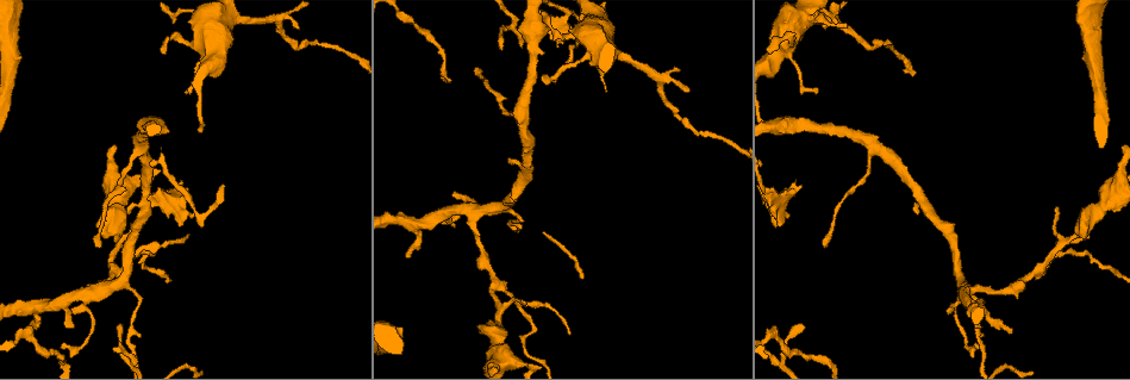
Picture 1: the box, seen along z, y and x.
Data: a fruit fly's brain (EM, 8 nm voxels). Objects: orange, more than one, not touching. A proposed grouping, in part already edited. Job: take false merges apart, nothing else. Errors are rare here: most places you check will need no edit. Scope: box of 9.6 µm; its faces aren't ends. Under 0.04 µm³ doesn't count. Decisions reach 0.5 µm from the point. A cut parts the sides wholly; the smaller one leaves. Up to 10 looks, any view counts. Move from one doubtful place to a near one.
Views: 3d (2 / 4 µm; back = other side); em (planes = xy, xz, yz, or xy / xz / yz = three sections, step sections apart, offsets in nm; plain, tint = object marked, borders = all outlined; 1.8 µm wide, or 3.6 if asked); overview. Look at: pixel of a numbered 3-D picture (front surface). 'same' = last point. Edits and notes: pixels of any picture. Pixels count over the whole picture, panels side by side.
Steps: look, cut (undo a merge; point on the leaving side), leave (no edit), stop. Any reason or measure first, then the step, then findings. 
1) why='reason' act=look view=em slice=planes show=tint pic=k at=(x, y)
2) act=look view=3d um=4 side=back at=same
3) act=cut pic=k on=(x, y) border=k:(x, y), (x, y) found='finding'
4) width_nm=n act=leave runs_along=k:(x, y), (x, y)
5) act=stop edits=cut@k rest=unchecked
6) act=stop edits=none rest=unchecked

why='arms run side by side' act=look view=3d um=4 pic=1 at=(115, 269)

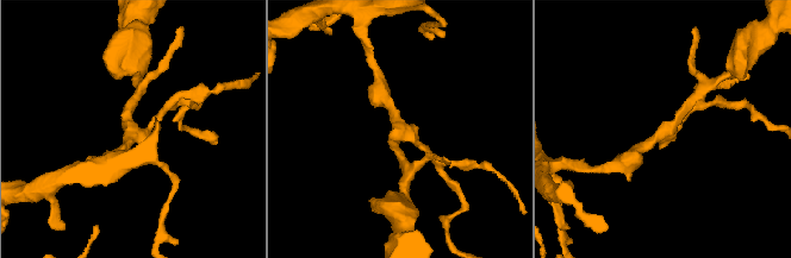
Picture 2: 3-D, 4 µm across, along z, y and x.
arms=3 act=look view=em slice=planes show=tint pic=2 at=(134, 130)

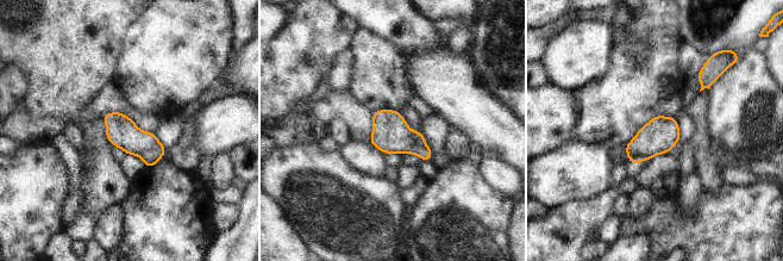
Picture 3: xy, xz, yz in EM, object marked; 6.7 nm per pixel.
act=leave found='one cell here'

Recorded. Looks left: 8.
why='branch point' act=look view=3d um=4 side=back pic=1 at=(475, 216)

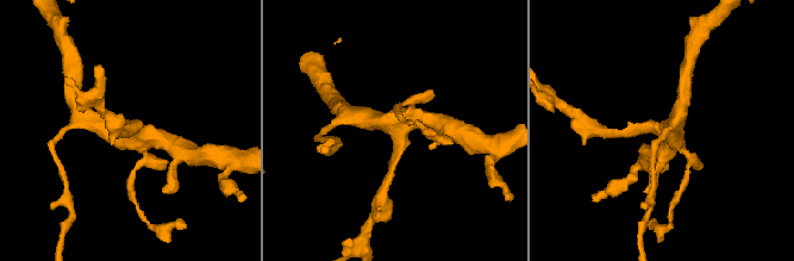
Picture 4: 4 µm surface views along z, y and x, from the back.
act=look view=em slice=planes show=plain pic=4 at=(132, 128)

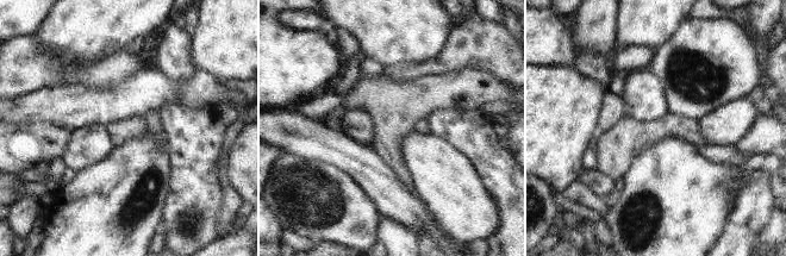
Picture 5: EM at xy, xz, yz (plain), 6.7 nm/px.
act=look view=em slice=planes show=tint at=same

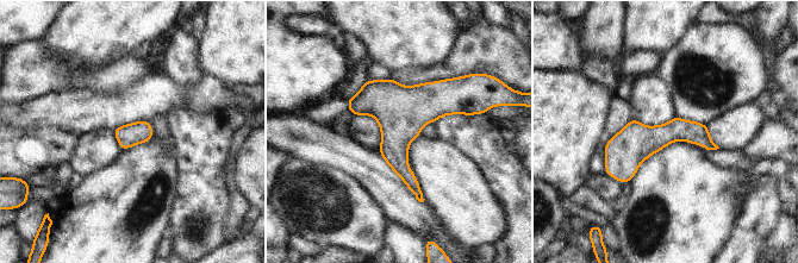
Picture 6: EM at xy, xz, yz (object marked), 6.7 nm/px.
width_nm=160 act=leave runs_along=6:(712, 146), (666, 133), (608, 170) found='continuous, no second cell'

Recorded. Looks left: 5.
why='sharp bend' act=look view=3d um=4 pic=1 at=(1101, 267)

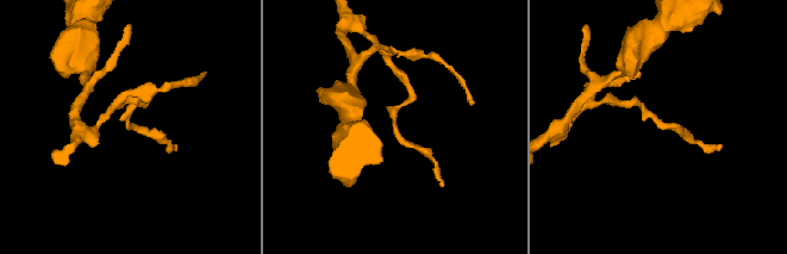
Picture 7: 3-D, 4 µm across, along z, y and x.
act=look view=em um=3.6 slice=yz step=4 show=tint pic=7 at=(129, 122)

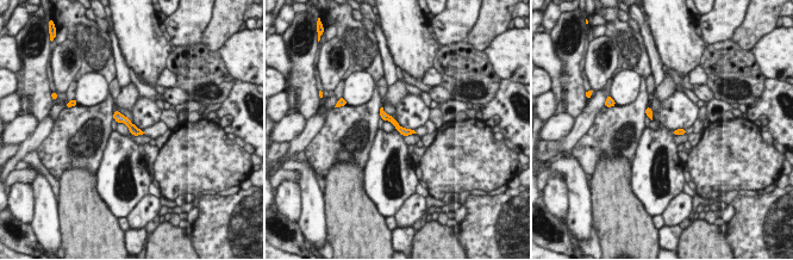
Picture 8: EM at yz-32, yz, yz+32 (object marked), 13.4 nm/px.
act=look view=em um=3.6 slice=planes show=tint at=same

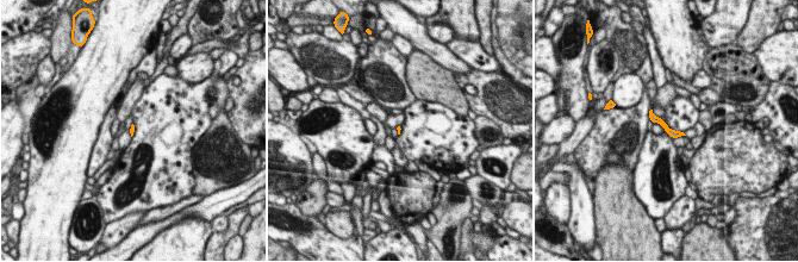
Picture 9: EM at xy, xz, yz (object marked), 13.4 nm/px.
width_nm=70 act=leave runs_along=9:(652, 114), (671, 132), (679, 133) found='all the same cell'

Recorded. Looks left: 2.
why='thick turns thin' act=look view=em um=3.6 slice=planes show=plain pic=1 at=(597, 43)

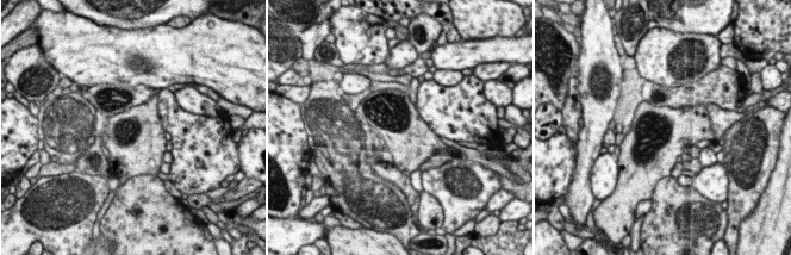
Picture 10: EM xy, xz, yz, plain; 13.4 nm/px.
why='where the object lies' act=look view=em um=3.6 slice=planes show=tint at=same

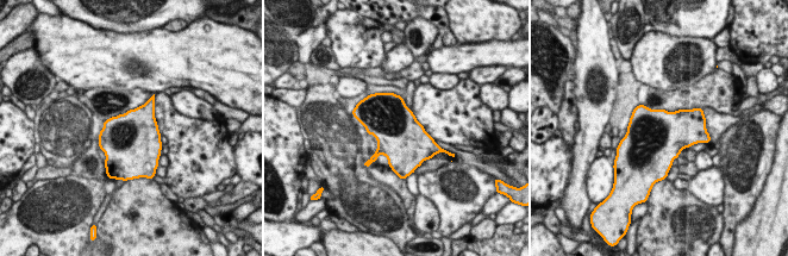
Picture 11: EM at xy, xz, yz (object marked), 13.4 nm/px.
act=leave found='one cell here'

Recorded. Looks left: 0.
act=stop edits=none rest=unchecked

